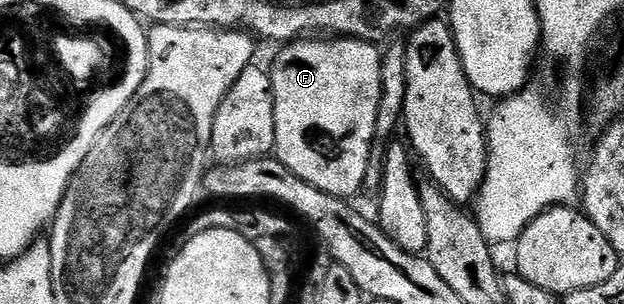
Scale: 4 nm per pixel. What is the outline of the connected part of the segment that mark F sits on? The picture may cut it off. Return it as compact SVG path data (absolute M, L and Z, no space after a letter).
M310 37L280 48L271 66L275 97L275 155L295 177L328 195L348 200L365 185L370 155L377 139L377 114L381 96L382 52L362 39Z

